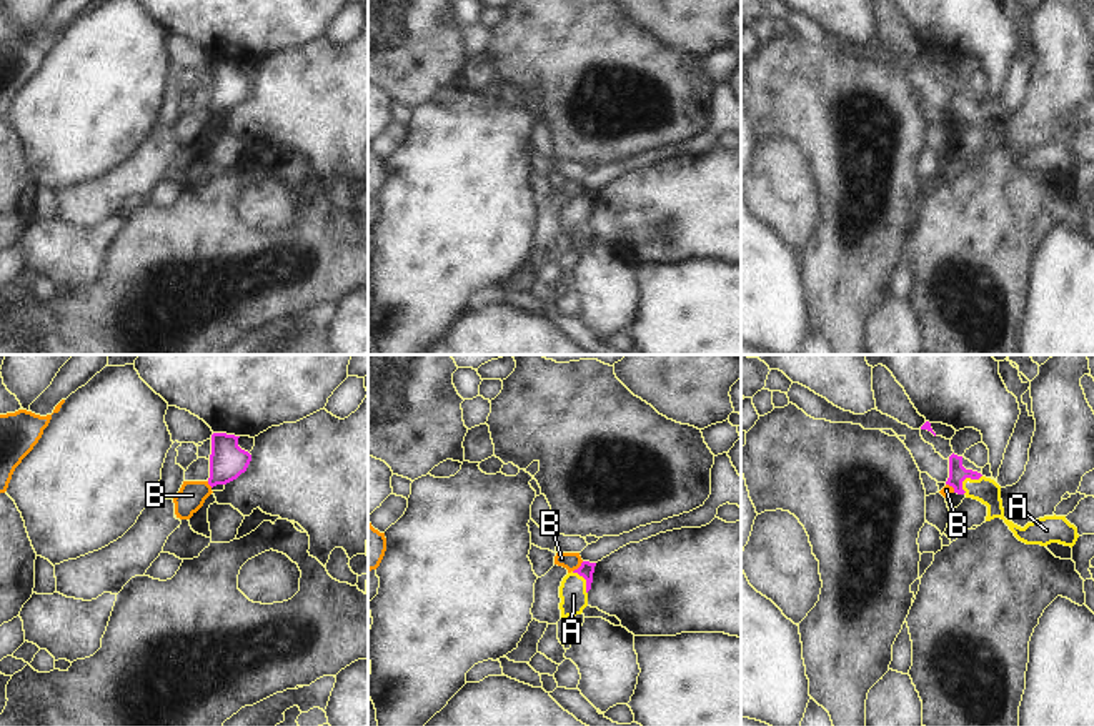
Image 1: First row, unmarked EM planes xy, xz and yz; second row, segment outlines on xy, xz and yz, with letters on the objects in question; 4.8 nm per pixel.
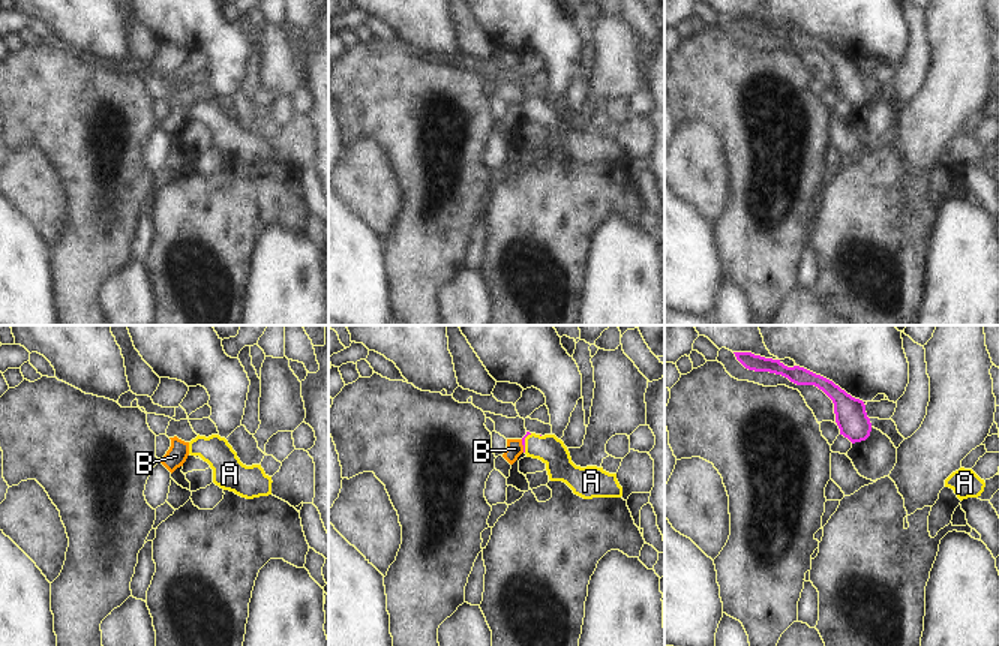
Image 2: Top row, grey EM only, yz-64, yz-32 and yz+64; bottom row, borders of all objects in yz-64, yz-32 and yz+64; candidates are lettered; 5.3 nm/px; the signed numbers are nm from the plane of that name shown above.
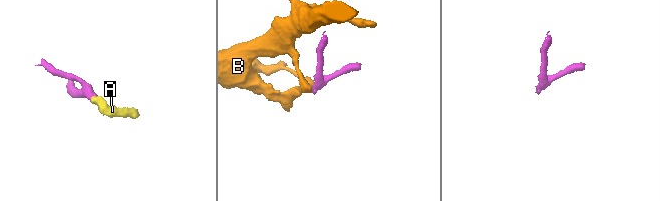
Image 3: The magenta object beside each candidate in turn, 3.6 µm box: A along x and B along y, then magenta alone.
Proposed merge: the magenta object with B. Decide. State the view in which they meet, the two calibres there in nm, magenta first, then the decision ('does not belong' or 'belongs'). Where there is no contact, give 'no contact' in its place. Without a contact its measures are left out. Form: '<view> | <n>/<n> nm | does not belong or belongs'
xz | 70/90 nm | does not belong

